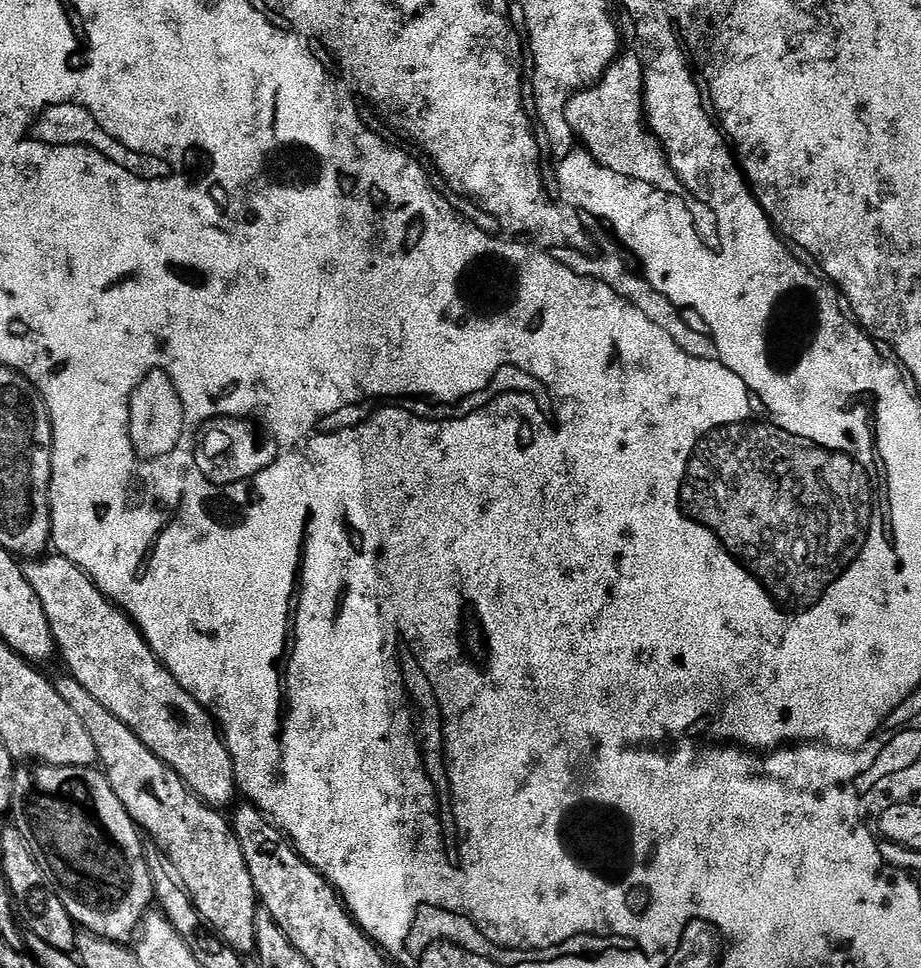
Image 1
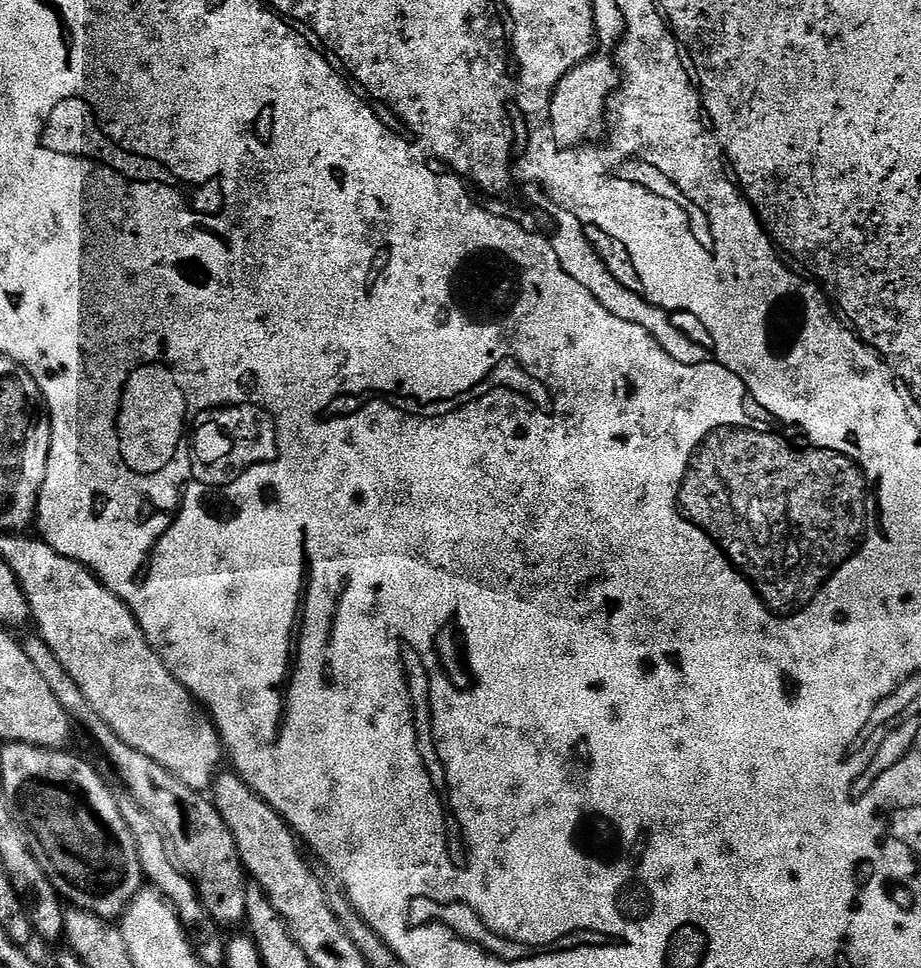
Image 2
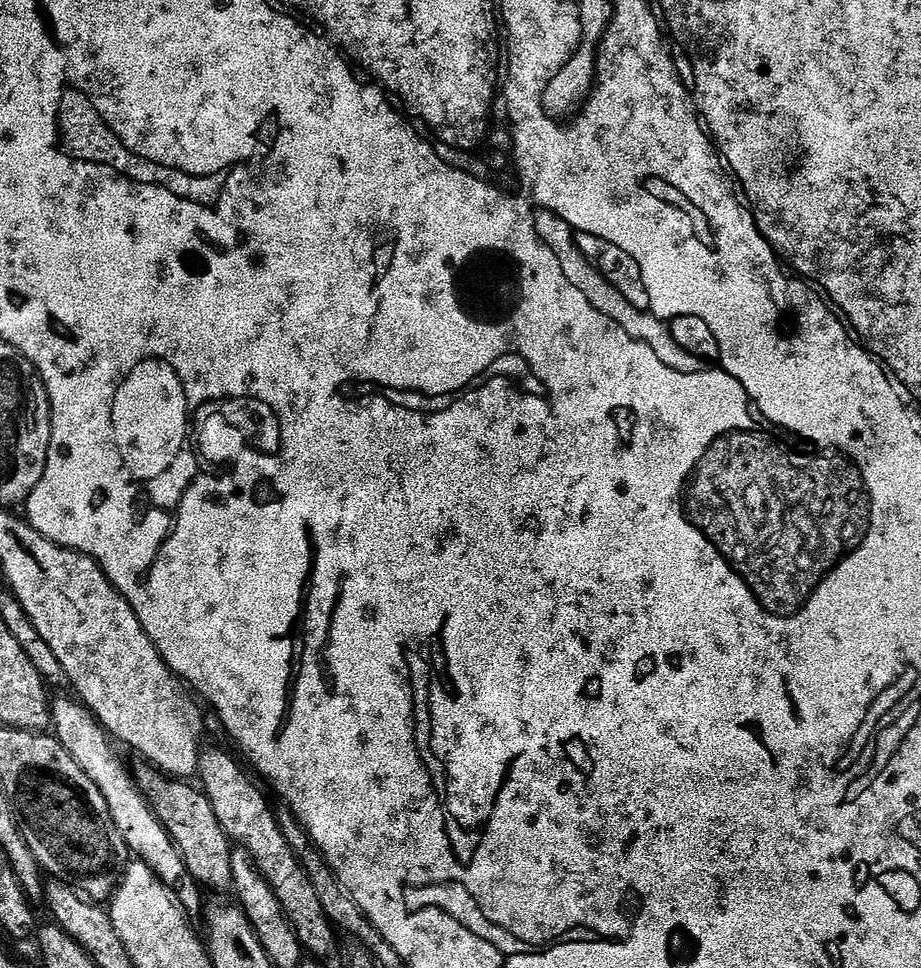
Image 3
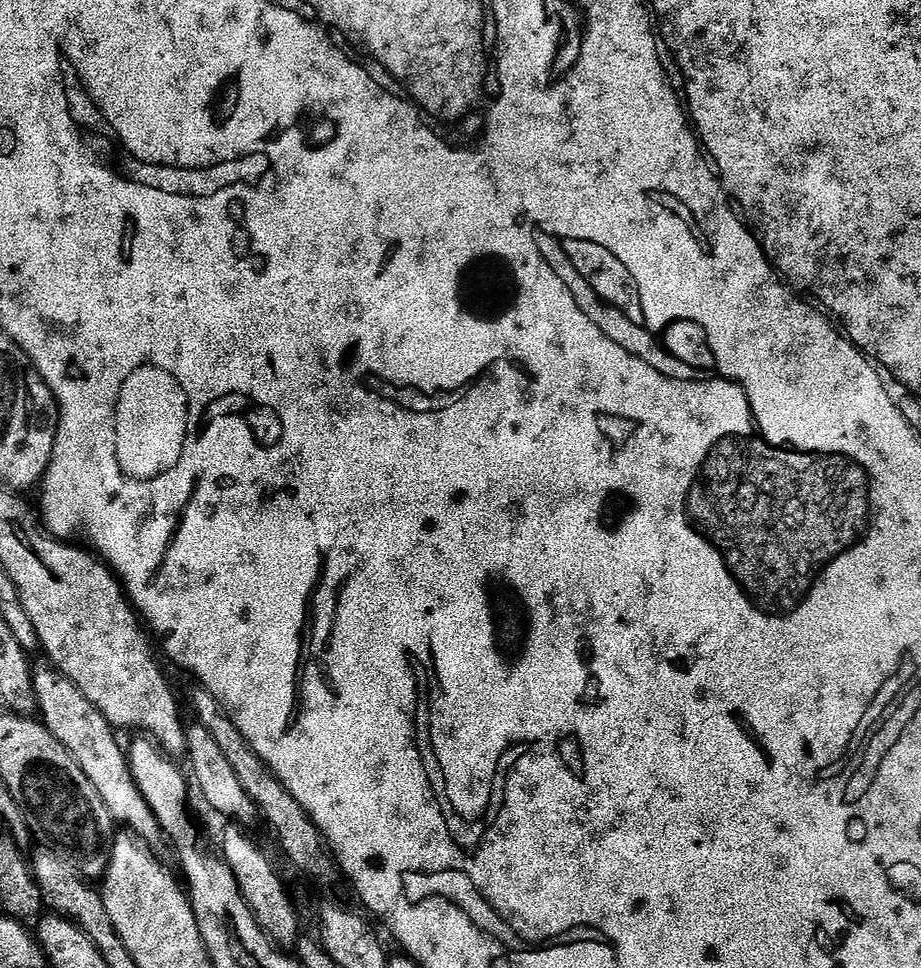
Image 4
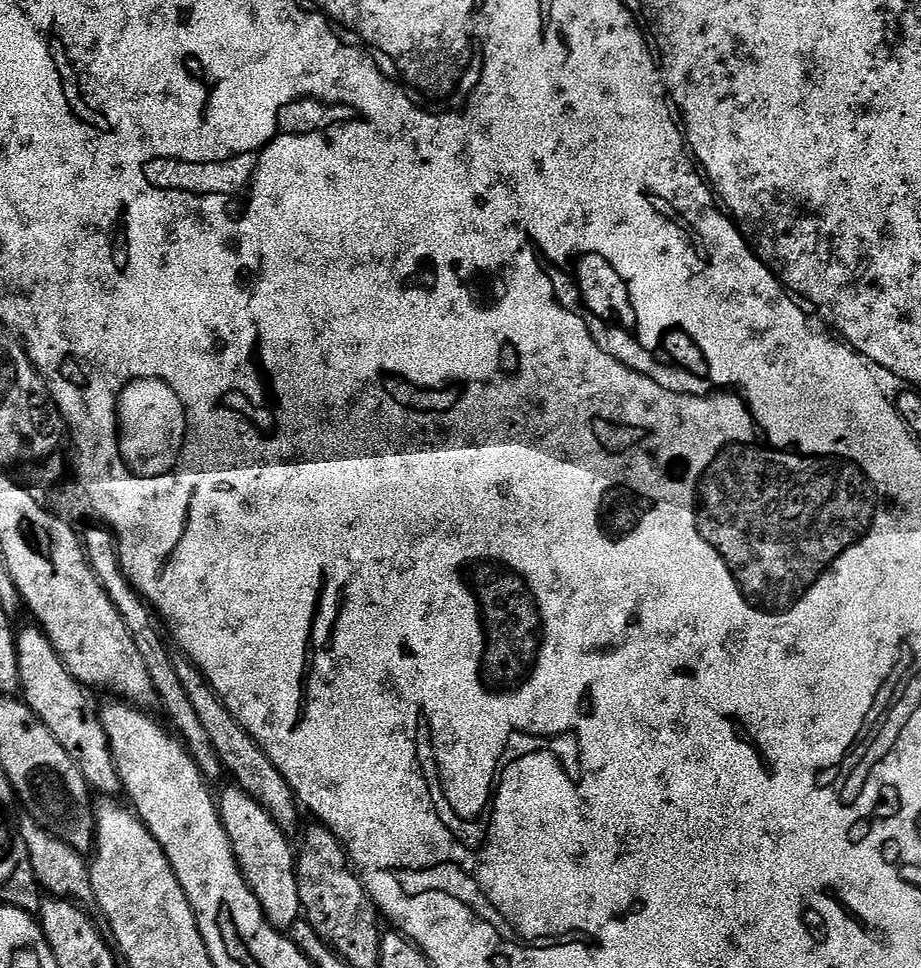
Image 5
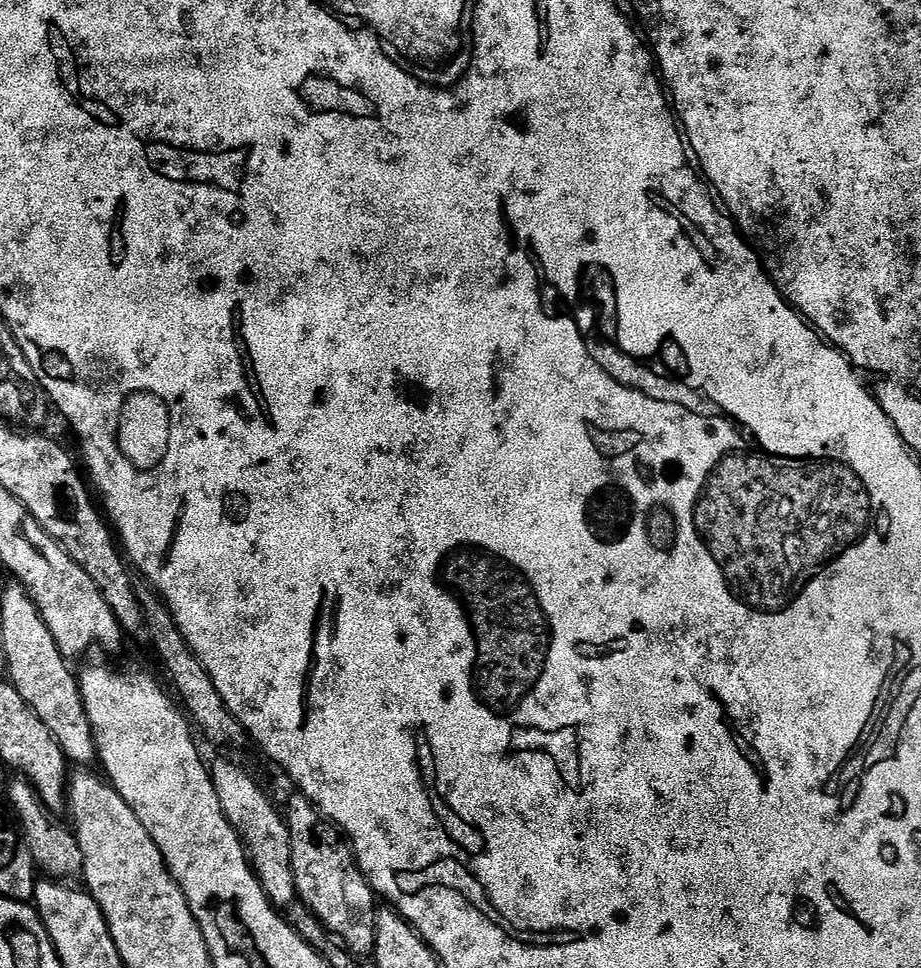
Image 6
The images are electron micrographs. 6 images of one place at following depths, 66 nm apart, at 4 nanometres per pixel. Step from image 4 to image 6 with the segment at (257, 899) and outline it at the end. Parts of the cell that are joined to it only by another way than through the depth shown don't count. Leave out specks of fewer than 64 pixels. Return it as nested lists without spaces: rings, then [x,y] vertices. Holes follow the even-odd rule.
[[[224,754],[221,760],[211,761],[210,771],[214,790],[218,794],[218,802],[222,802],[222,810],[234,826],[238,838],[244,844],[248,854],[248,863],[252,865],[262,890],[268,901],[277,910],[284,910],[287,904],[296,904],[298,897],[294,886],[294,862],[290,858],[290,830],[287,819],[276,809],[268,792],[248,773],[244,764],[231,760],[231,755]]]

